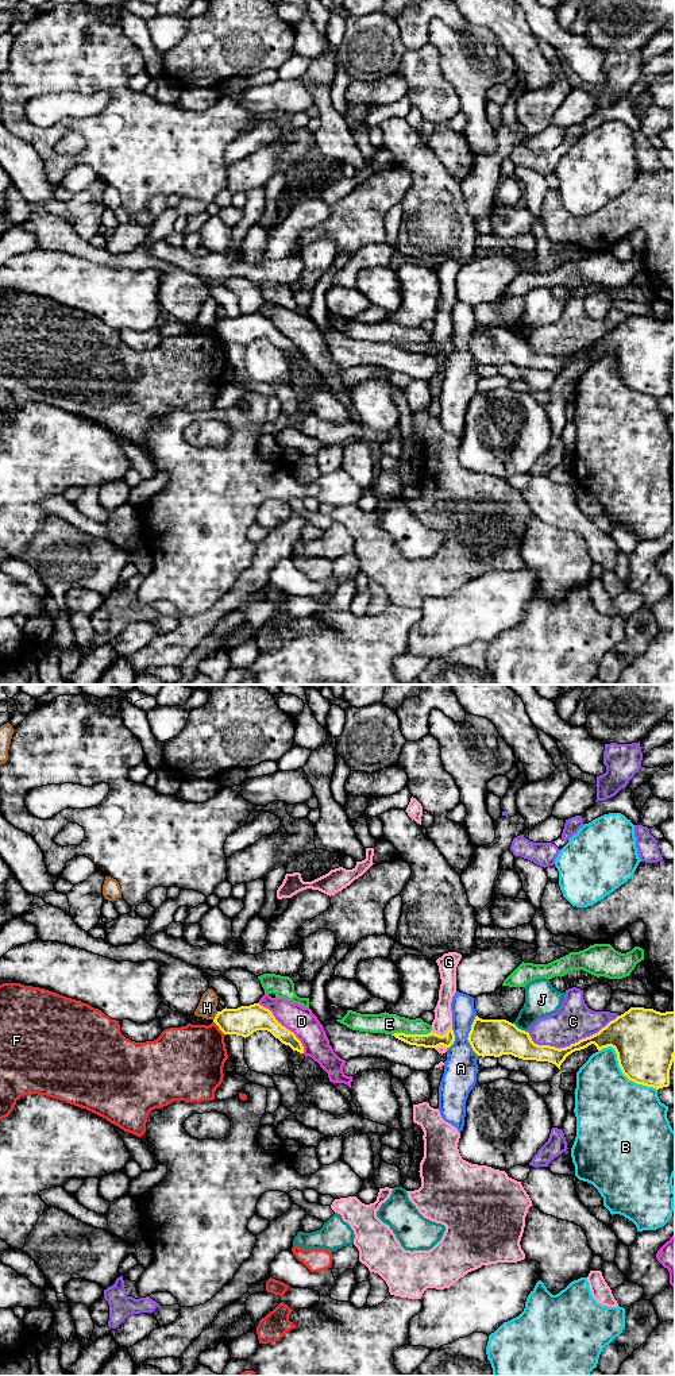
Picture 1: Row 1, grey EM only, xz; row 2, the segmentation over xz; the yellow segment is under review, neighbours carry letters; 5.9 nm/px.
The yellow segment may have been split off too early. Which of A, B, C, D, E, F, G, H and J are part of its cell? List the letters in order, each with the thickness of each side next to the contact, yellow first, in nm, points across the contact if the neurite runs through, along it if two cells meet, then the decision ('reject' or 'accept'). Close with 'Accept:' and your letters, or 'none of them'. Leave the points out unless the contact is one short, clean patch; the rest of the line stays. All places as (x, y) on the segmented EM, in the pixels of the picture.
A: 220 nm thick on the yellow side, 200 nm on the other; reject
B: 380 nm thick on the yellow side, 420 nm on the other; reject
C: 140 nm thick on the yellow side, 240 nm on the other; reject
D: 180 nm thick on the yellow side, 170 nm on the other; reject
E: 90 nm thick on the yellow side, 130 nm on the other; reject
F: 180 nm thick on the yellow side, 400 nm on the other; reject
G: 90 nm thick on the yellow side, 110 nm on the other; border along xz (451, 1025), (443, 1035), (431, 1032); reject
H: 180 nm thick on the yellow side, 110 nm on the other; border along xz (218, 1012), (213, 1020); reject
J: 220 nm thick on the yellow side, 200 nm on the other; reject
Accept: none of them

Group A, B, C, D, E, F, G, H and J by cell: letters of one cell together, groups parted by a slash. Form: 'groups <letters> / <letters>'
groups A / B / C / D / E / F / G / H / J

